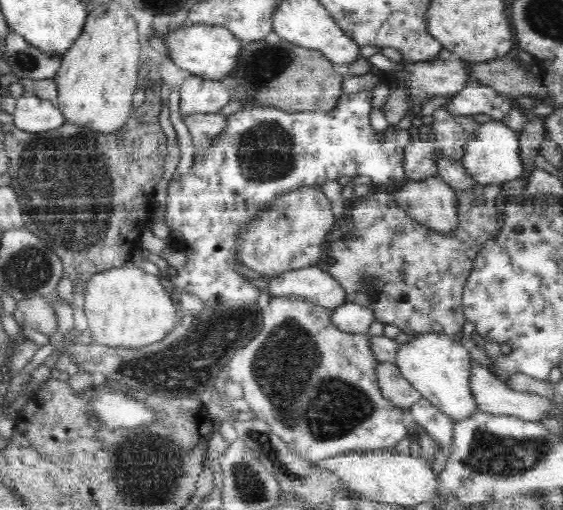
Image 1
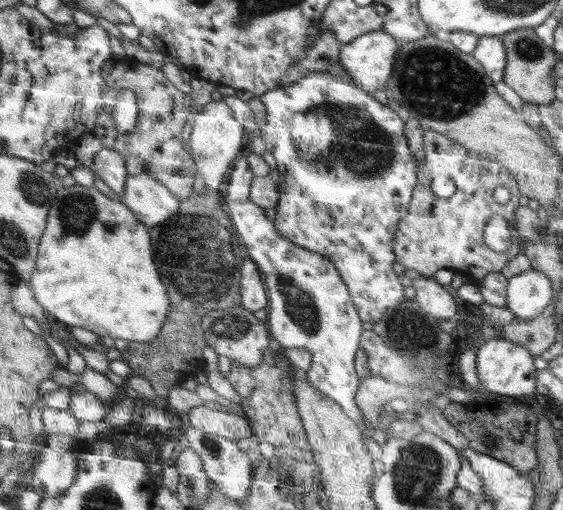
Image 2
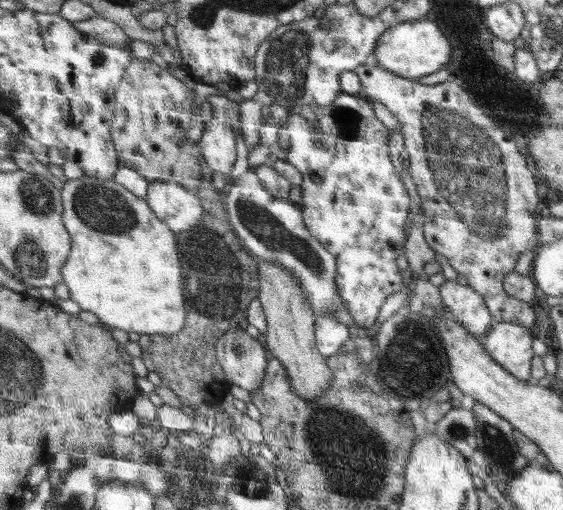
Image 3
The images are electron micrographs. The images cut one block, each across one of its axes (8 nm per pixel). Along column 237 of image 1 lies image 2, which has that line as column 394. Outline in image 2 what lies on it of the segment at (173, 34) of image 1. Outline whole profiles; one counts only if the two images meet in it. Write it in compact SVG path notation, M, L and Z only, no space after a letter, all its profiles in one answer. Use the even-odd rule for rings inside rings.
M377 30L372 33L366 33L362 37L346 44L340 50L340 58L344 71L347 72L347 78L355 82L355 86L362 86L367 93L376 90L386 89L386 82L391 78L394 62L398 55L398 50L401 50L402 41L396 40L386 31Z

